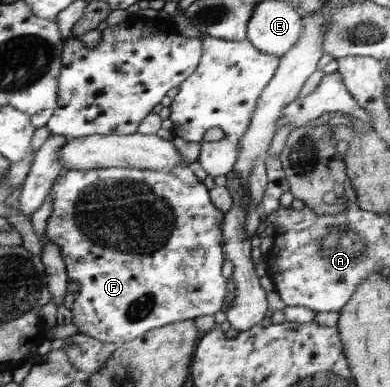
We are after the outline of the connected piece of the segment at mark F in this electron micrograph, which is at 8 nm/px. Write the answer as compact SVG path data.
M189 165L178 166L172 170L172 172L158 172L152 170L140 170L140 169L124 169L124 168L108 168L102 170L91 170L91 171L73 171L68 170L64 174L60 174L56 181L53 183L53 187L51 190L51 197L54 198L52 202L52 214L48 218L47 226L45 228L46 235L51 239L51 242L54 242L56 245L60 246L61 256L63 257L66 269L67 276L69 277L70 282L80 283L80 291L78 291L75 295L75 301L73 303L73 307L70 311L72 311L72 322L78 328L80 334L86 334L98 341L104 343L115 343L117 345L121 345L126 343L127 341L132 341L138 338L141 338L142 335L148 333L150 330L156 330L158 328L167 326L169 323L181 322L183 319L190 319L200 317L202 315L214 315L214 313L218 313L218 311L222 311L224 309L224 299L226 299L226 295L228 295L228 279L222 275L222 261L224 261L224 251L222 251L222 245L220 245L220 241L222 241L222 233L220 233L220 221L223 221L222 215L223 211L220 211L216 204L210 203L210 196L212 193L208 193L208 189L198 181L198 177L194 175L192 169L190 169Z

